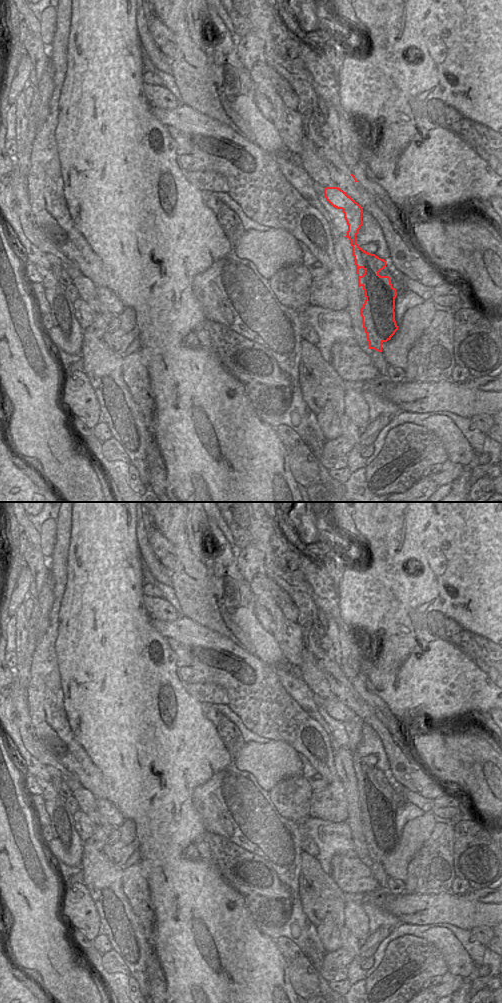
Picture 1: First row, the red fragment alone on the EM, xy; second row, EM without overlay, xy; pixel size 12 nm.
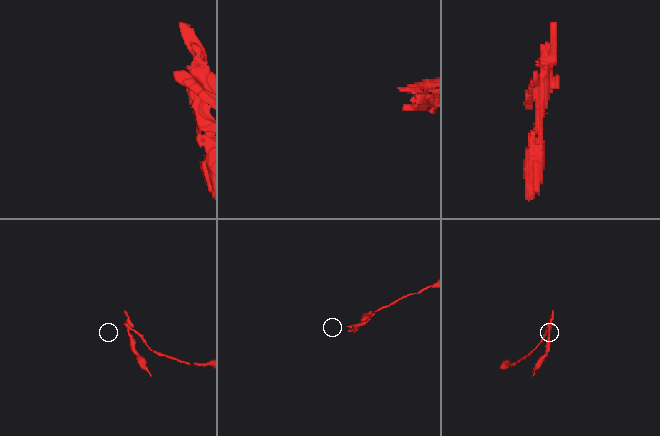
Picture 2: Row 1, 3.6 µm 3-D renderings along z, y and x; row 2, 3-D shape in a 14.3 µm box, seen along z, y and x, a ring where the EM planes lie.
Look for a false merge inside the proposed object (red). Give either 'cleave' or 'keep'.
cleave

